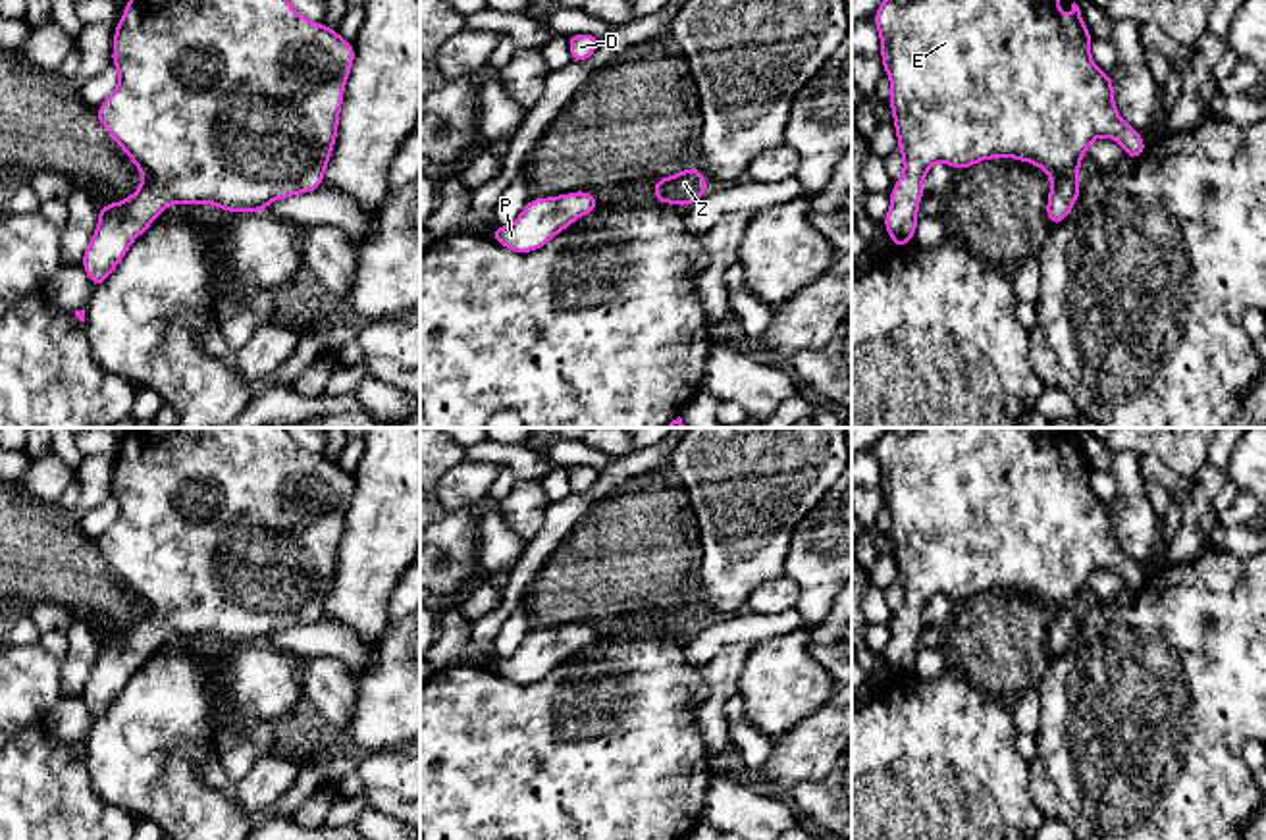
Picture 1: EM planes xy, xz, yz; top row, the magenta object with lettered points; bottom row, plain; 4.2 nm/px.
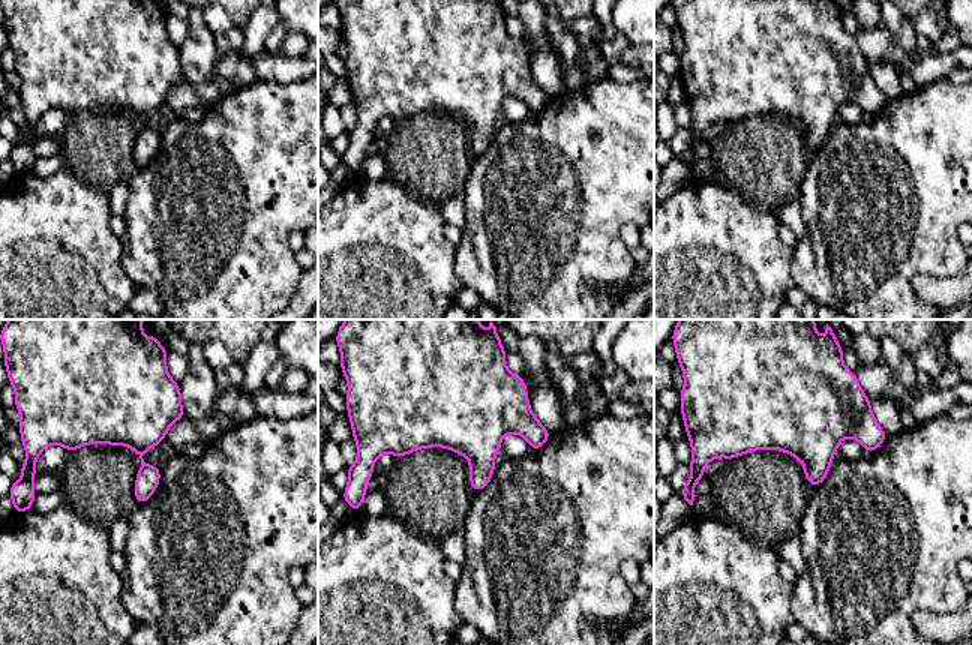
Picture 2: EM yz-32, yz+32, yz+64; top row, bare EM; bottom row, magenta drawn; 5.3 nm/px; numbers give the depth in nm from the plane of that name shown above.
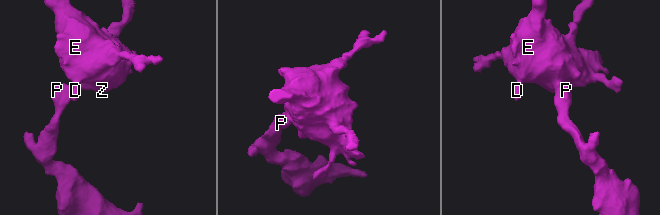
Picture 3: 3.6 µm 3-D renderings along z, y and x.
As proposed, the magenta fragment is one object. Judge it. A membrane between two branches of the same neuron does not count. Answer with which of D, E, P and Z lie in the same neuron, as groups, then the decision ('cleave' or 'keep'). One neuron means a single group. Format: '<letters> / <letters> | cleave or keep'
D E P Z | keep

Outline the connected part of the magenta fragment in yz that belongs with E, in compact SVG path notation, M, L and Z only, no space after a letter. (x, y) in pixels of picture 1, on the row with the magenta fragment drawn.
M884 0L873 15L881 37L881 58L890 77L890 110L904 160L904 175L894 181L890 210L883 220L896 249L910 245L917 227L923 177L936 162L965 170L981 160L1015 158L1035 164L1050 175L1046 216L1060 225L1079 198L1079 164L1096 137L1116 139L1125 156L1137 160L1147 144L1127 125L1114 102L1114 81L1091 58L1091 33L1073 2L1064 19L1058 0Z

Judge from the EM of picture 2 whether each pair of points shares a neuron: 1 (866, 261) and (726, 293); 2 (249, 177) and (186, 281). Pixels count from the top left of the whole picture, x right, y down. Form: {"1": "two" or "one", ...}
{"1": "two", "2": "one"}

